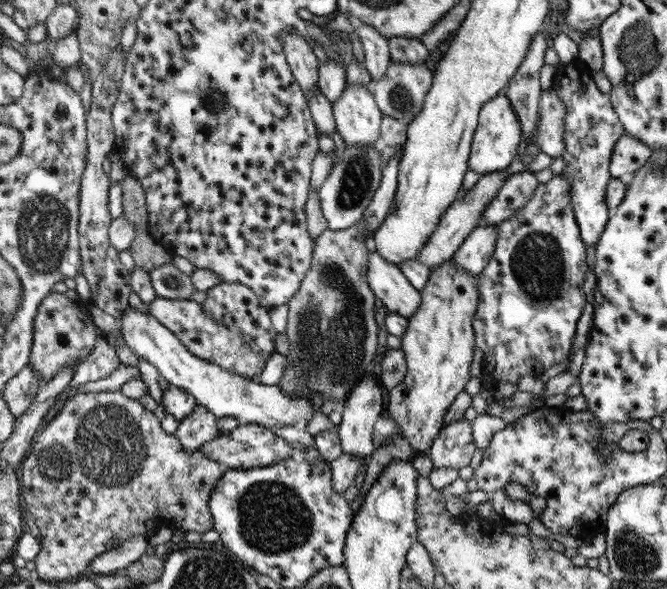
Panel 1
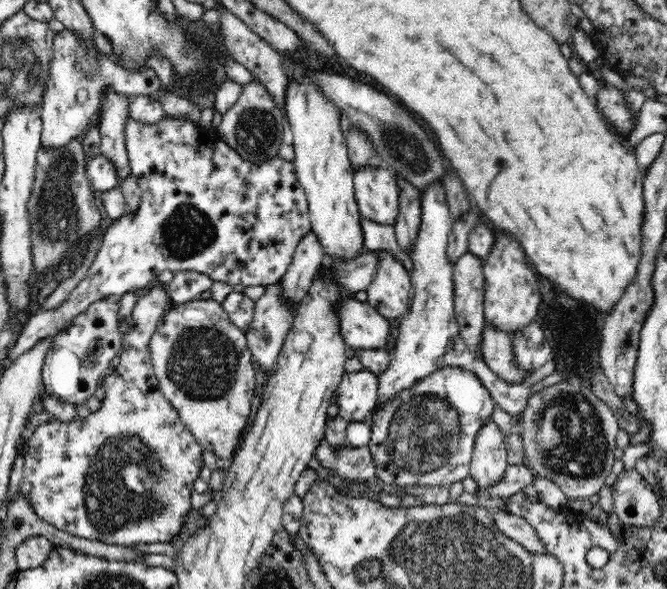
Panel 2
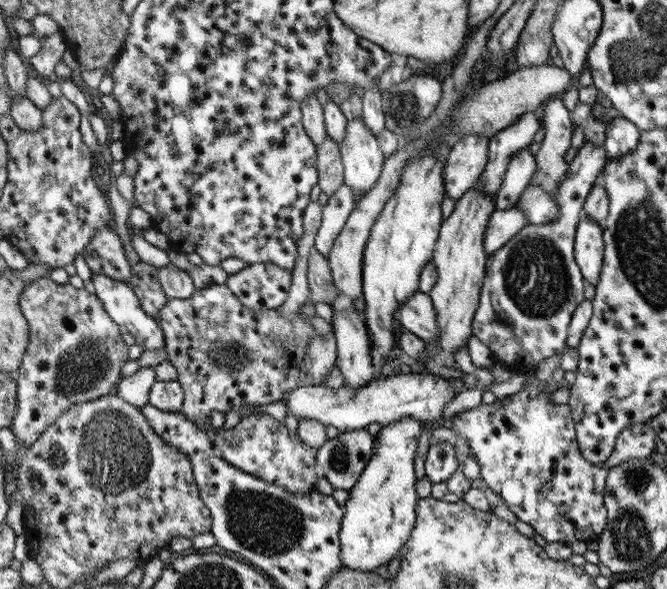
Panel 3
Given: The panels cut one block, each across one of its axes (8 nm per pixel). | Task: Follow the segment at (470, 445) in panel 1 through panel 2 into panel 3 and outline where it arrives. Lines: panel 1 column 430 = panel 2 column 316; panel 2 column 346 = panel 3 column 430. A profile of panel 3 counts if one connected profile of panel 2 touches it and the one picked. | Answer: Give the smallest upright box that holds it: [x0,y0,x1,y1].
[425,442,459,483]

